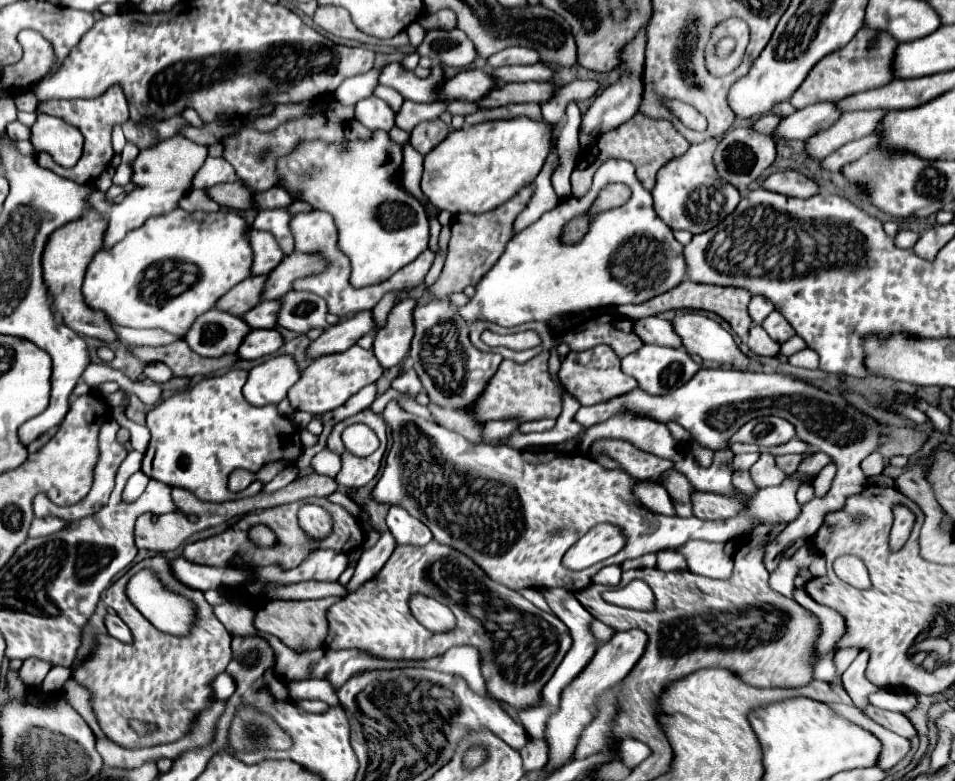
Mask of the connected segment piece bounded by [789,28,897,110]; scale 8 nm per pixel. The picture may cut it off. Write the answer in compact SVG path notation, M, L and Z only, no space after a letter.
M861 28L859 34L845 48L829 54L819 64L815 64L815 68L807 74L807 80L803 80L789 102L793 104L793 108L799 110L811 106L813 102L839 102L855 92L865 92L891 82L891 60L895 48L897 42L891 36Z

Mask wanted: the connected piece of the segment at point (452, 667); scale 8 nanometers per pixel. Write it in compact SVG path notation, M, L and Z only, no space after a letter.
M455 646L447 650L443 656L435 656L431 660L421 660L423 668L455 674L467 680L473 692L485 694L485 680L481 676L481 656L473 646Z

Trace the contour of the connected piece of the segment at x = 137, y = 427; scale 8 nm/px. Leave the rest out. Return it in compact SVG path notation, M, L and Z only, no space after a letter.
M111 408L111 412L113 412L113 418L115 418L123 428L127 428L127 430L131 432L131 446L133 446L133 450L145 452L145 448L147 448L147 444L149 444L149 430L147 430L145 426L141 426L141 424L131 422L127 416L123 416L123 414L121 414L121 408Z

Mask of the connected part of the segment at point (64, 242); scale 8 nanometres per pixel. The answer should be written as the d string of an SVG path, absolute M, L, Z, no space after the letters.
M93 210L87 212L83 218L65 224L63 228L55 230L49 240L47 246L43 250L41 256L41 266L43 266L43 282L47 286L49 292L49 300L55 308L57 314L61 314L63 322L73 328L75 332L81 332L85 336L93 336L105 342L113 342L117 336L111 330L111 324L107 322L107 318L101 312L91 310L81 296L81 282L85 276L85 268L91 262L93 254L101 250L101 242L103 242L103 230L105 230L105 220L101 220L101 216Z

